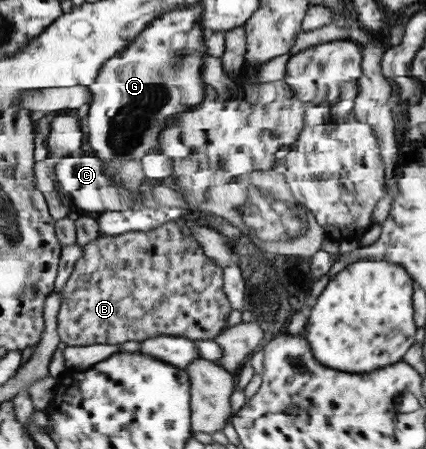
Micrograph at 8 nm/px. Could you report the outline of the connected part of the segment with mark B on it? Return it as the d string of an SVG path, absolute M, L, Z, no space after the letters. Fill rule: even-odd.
M170 221L164 225L158 226L149 232L131 231L119 236L101 235L94 241L87 243L83 248L83 254L76 261L62 292L62 305L59 311L58 331L61 340L68 346L89 346L96 344L116 345L126 343L126 341L146 341L159 335L174 335L176 337L186 337L192 341L214 340L226 327L228 315L233 306L230 303L229 296L225 292L225 269L216 264L199 242L192 236L187 236L183 232L183 227L177 221Z

